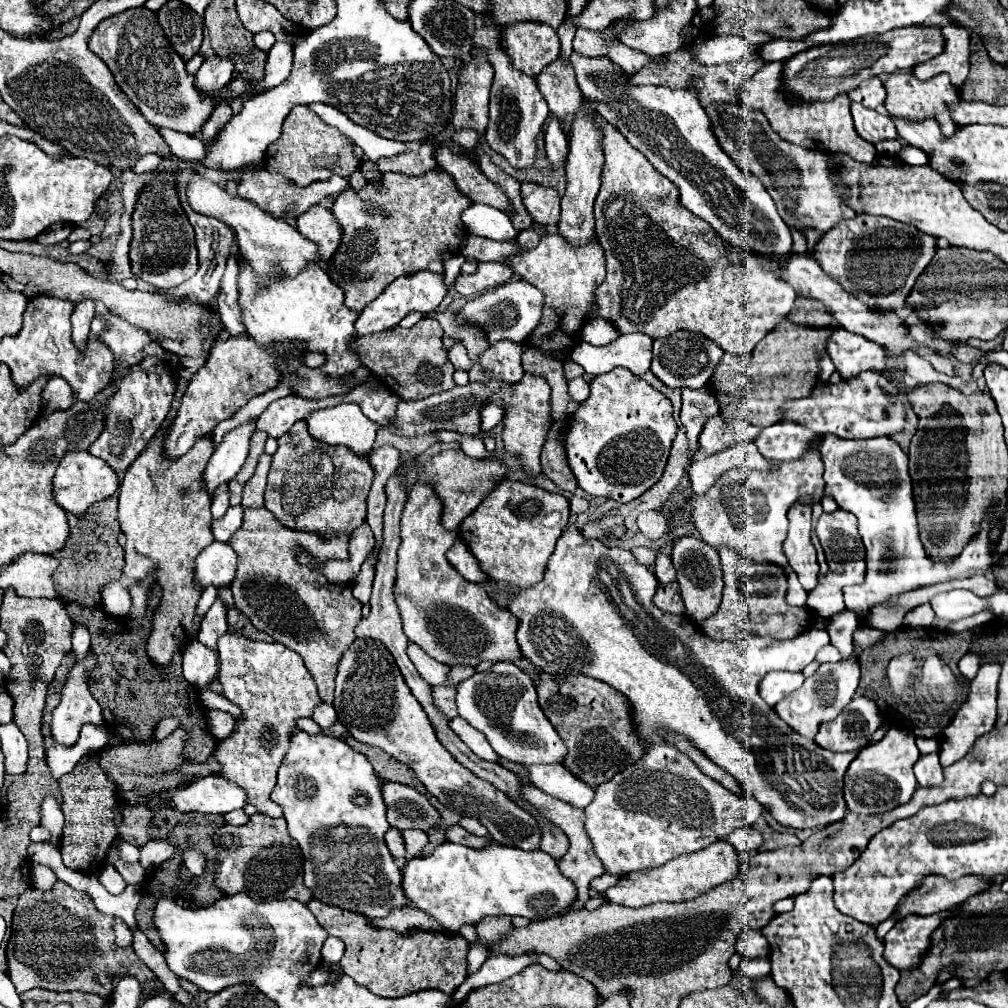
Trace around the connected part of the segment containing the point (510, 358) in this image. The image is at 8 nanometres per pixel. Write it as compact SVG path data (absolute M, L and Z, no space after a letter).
M509 339L489 345L479 357L481 369L489 379L499 381L519 381L521 379L521 345L511 343Z

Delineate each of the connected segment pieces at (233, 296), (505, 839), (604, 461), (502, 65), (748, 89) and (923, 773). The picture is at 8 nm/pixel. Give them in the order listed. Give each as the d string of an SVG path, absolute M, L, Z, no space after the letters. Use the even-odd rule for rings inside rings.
M233 247L233 253L229 255L229 261L227 261L227 271L221 279L221 293L217 297L217 309L221 313L221 321L225 325L225 329L231 333L231 335L239 335L245 331L245 325L241 323L241 311L239 311L239 305L237 305L237 247Z
M355 639L355 643L345 651L337 673L335 711L339 721L357 741L379 747L409 767L441 805L461 815L465 813L479 819L487 827L491 839L525 851L539 849L541 831L533 815L521 807L515 807L515 803L511 803L503 791L491 787L491 783L471 775L471 771L455 761L455 757L439 743L427 713L423 713L421 703L417 703L417 699L411 695L411 689L395 665L393 655L383 643L373 639Z
M615 367L615 371L597 375L589 385L591 385L589 397L567 419L567 431L565 431L567 463L577 479L577 485L585 493L593 497L607 497L619 503L629 503L641 493L645 493L649 487L653 487L663 475L669 449L677 435L673 405L663 393L659 393L641 377L631 375L631 371L623 367L621 369Z
M483 23L481 27L475 29L471 47L471 53L483 51L487 55L487 61L495 69L489 99L489 127L485 133L485 141L497 153L501 153L513 167L533 167L537 155L535 139L541 133L541 127L549 115L549 107L543 95L539 95L535 77L523 71L515 71L515 67L511 67L511 61L507 59L507 51L499 49L499 29L501 27Z
M767 63L763 69L755 73L739 91L739 99L753 109L759 109L769 119L773 131L789 143L795 143L805 149L815 149L823 153L843 153L853 157L855 161L871 163L875 157L875 147L869 145L865 139L859 139L859 133L853 127L853 119L849 113L849 97L839 95L827 103L787 103L781 99L781 67L783 63ZM865 145L865 147L863 147Z
M921 755L915 763L915 777L921 787L931 787L937 783L943 783L943 767L939 763L939 755Z

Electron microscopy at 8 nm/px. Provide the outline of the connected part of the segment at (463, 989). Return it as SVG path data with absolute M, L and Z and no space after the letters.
M491 955L483 967L479 971L475 971L475 975L469 975L463 985L453 993L453 1005L461 1003L473 989L495 983L495 981L503 981L515 973L519 973L523 967L527 967L529 963L533 963L533 959L529 955L523 957L509 957L509 955Z

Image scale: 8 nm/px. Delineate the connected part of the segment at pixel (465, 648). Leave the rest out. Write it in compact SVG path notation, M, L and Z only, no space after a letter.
M415 483L401 515L401 547L393 587L405 635L447 667L477 667L481 661L513 663L523 659L515 639L519 619L507 609L501 609L481 585L463 579L463 575L451 567L445 553L457 539L457 533L445 531L439 521L441 501L429 485Z

